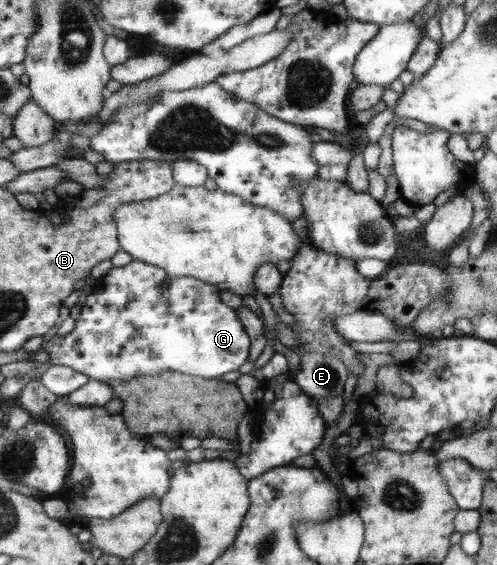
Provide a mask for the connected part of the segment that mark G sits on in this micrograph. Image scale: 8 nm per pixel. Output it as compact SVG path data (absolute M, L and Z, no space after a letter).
M133 260L125 267L111 267L106 275L96 280L92 292L86 295L75 329L65 337L54 336L44 341L41 358L51 365L64 365L104 382L129 381L166 371L215 379L237 371L248 360L251 339L236 310L221 300L218 286L196 277L173 277L167 281L167 290L162 290L166 279L165 270L143 261Z

